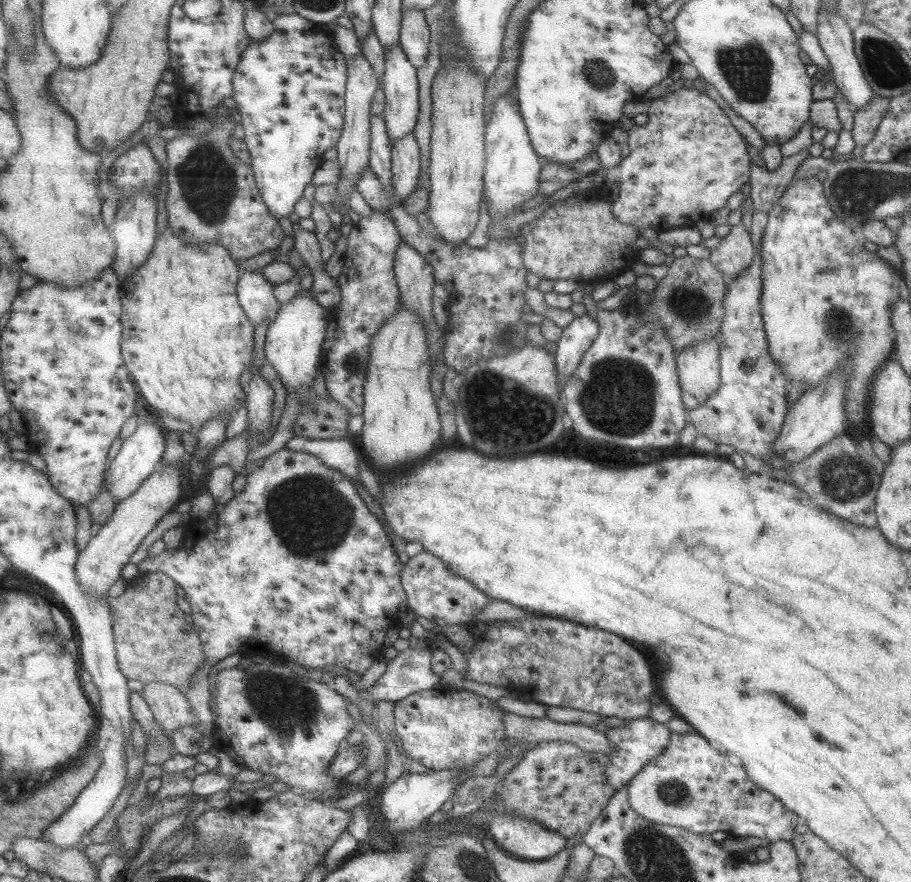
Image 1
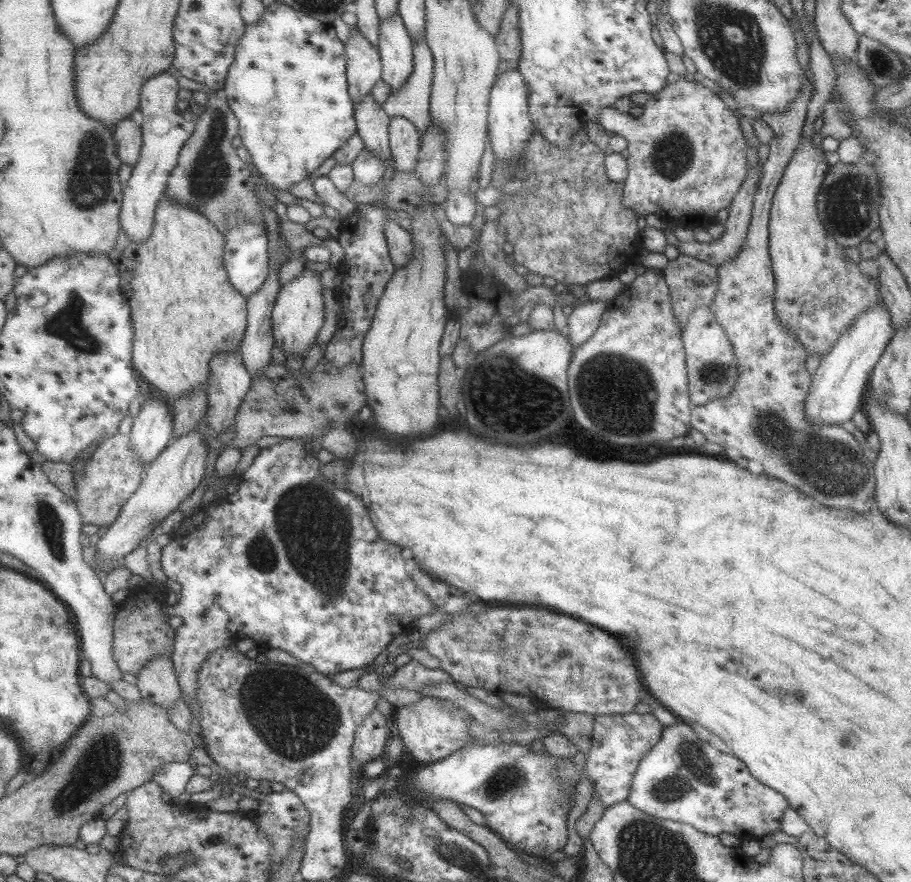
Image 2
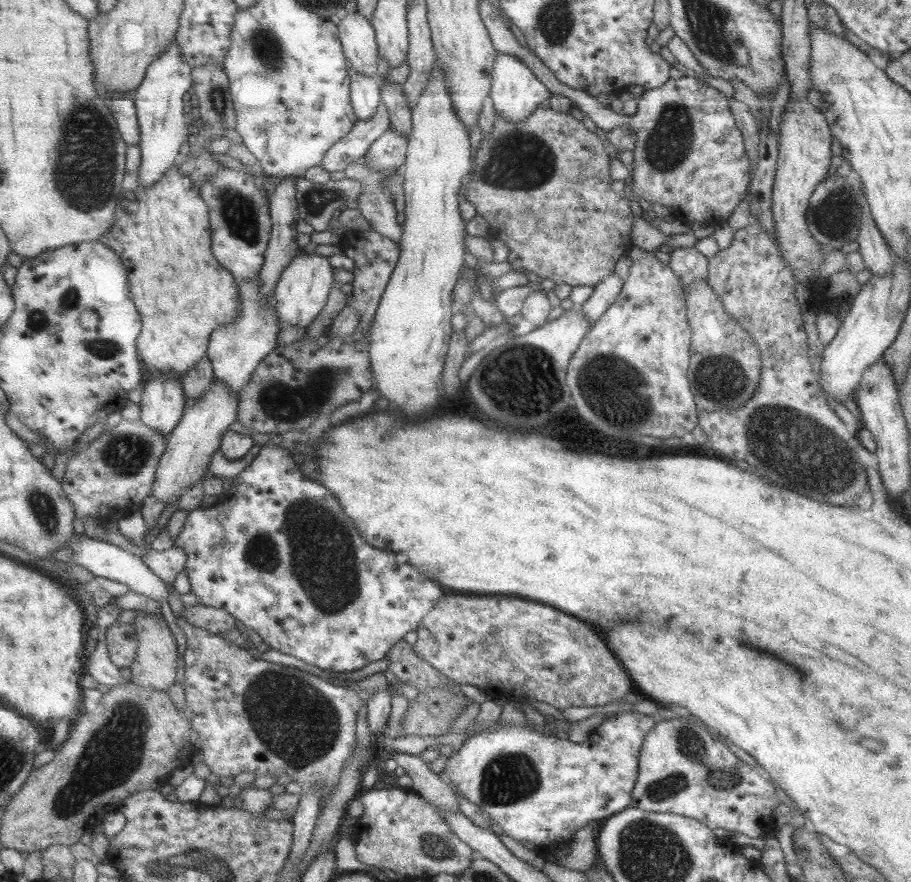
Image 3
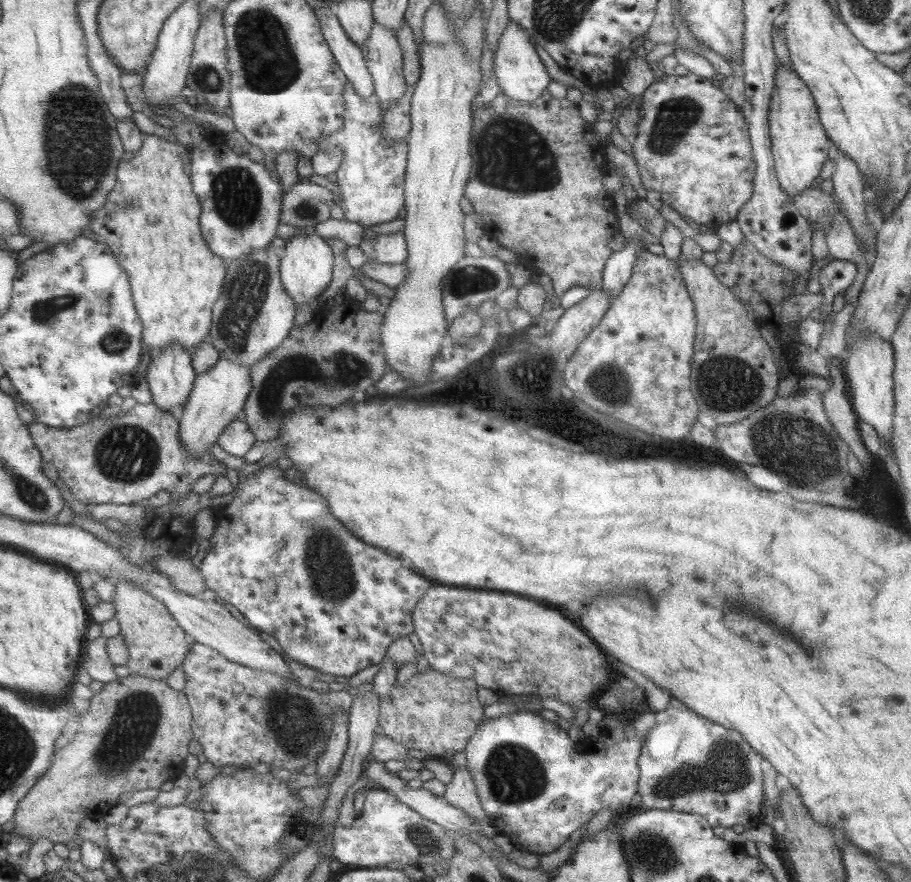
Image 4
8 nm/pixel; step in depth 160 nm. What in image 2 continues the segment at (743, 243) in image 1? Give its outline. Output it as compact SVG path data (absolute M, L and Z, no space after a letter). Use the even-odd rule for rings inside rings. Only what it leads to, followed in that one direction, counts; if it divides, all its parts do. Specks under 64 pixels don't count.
M747 147L746 151L747 160L751 161L749 164L748 175L745 177L745 180L741 183L739 190L735 193L735 196L732 198L730 202L729 213L726 221L724 222L724 229L721 233L721 236L716 240L709 243L701 243L698 241L694 242L684 242L679 241L679 253L683 253L684 255L689 255L699 260L707 262L711 266L717 266L722 262L727 262L728 260L732 260L732 258L739 252L740 246L743 246L744 239L746 238L746 232L750 221L750 212L752 209L752 200L753 193L756 191L755 182L758 181L759 174L761 174L761 167L758 169L750 170L753 165L757 162L757 155L755 149L750 149Z

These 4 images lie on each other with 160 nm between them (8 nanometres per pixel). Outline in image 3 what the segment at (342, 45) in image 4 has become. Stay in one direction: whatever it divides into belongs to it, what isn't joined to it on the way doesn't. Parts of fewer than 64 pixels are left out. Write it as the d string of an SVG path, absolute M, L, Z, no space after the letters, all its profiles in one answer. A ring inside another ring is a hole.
M350 66L347 69L350 86L350 103L357 120L369 120L380 105L379 81L375 77L363 77Z

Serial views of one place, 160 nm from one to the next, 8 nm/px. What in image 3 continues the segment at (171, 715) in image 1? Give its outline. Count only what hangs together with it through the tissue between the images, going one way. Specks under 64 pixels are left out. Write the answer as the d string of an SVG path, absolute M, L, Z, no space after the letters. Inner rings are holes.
M141 610L139 612L141 612L141 615L135 617L134 623L138 630L140 645L138 657L131 668L131 681L145 688L169 691L177 680L177 662L179 662L177 640L171 634L171 630L169 630L169 626L167 626L167 622L163 620L161 614L147 613Z

